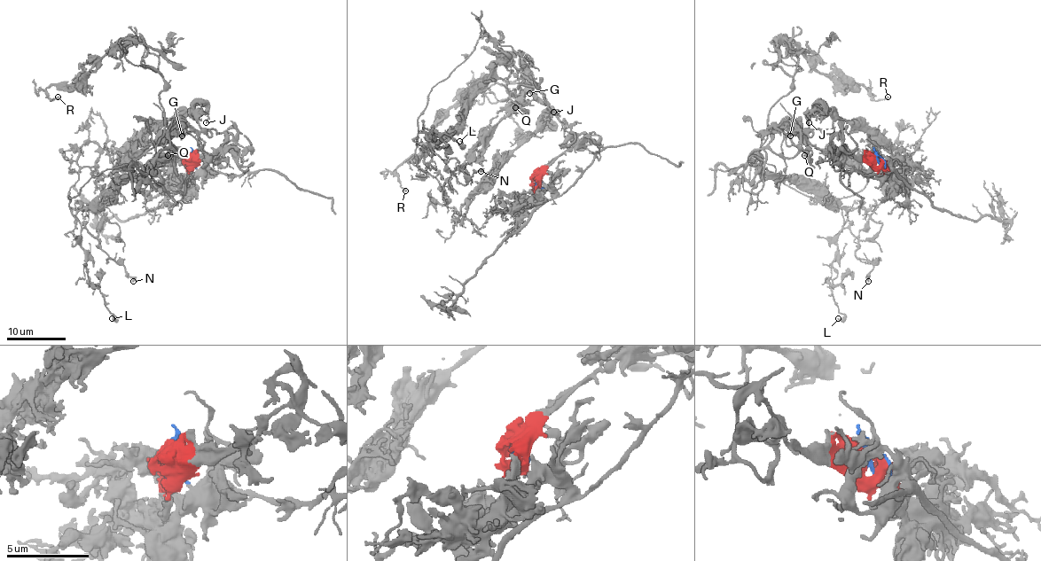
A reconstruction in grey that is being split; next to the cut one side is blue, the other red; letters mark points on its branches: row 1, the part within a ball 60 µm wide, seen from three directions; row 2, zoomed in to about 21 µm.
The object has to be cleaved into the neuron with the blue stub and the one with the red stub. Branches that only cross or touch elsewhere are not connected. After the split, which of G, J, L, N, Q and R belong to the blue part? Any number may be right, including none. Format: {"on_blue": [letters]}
{"on_blue": []}

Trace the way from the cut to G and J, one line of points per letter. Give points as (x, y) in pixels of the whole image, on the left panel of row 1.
G: (191, 159), (210, 159), (226, 143), (224, 135), (215, 133), (215, 128), (191, 130), (182, 135)
J: (191, 159), (207, 160), (226, 143), (223, 133), (202, 128), (198, 119), (204, 114), (208, 115), (206, 123)

